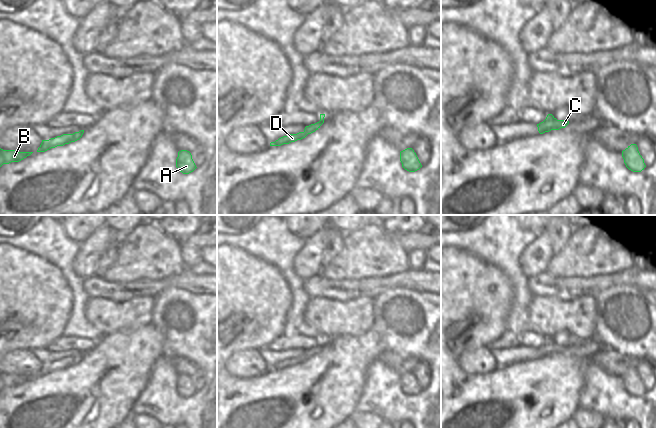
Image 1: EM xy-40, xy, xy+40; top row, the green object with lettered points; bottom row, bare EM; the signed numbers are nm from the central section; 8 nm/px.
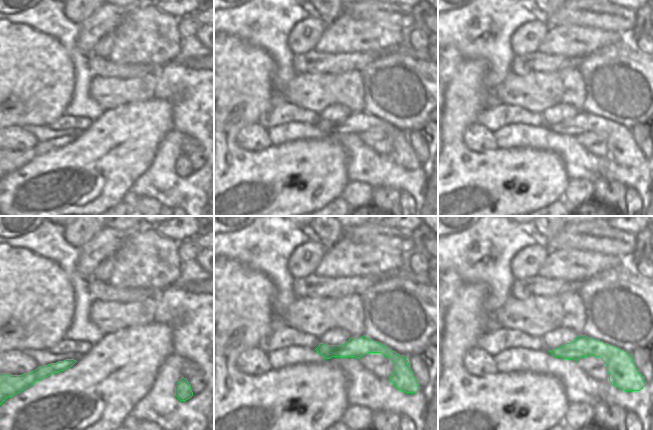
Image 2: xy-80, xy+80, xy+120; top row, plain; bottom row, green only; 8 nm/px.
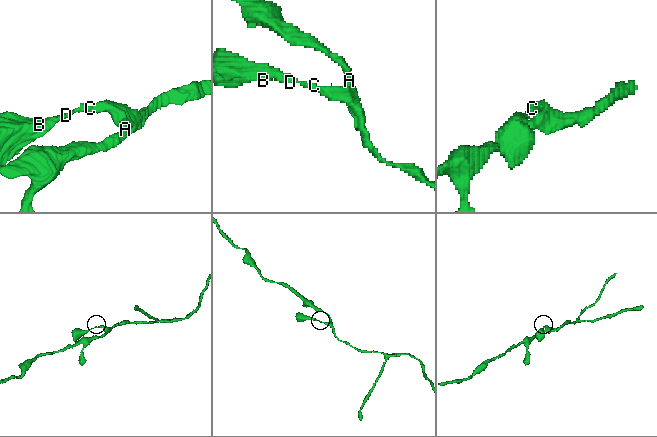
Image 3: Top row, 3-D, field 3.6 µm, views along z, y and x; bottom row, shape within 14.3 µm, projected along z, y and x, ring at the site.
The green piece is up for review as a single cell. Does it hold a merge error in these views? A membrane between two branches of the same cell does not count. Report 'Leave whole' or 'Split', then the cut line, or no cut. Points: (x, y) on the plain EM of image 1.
Leave whole. No split

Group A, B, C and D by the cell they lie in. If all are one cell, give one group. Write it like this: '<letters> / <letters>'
A B C D

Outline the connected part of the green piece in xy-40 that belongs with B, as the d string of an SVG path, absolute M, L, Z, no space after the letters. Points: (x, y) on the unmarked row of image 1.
M0 372L0 391L3 388L9 388L11 386L19 386L31 379L33 376L17 376L15 374L3 374Z

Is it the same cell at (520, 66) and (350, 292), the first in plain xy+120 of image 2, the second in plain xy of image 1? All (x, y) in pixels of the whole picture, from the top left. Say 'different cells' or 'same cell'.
same cell

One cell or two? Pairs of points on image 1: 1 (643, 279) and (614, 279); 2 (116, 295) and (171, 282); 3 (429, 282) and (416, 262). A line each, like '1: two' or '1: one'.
1: one
2: one
3: two

